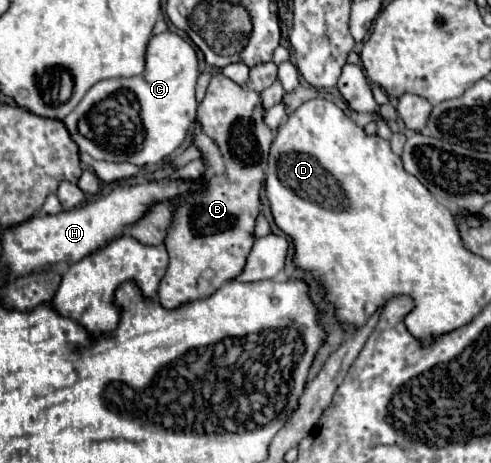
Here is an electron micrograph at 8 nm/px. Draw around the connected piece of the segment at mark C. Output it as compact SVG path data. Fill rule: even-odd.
M166 30L162 34L156 34L150 38L148 52L146 52L146 70L140 76L132 78L110 78L96 82L86 96L80 100L80 104L64 118L64 124L72 136L72 140L78 144L80 152L90 154L94 160L108 160L108 162L130 162L136 166L148 166L148 164L162 164L186 138L194 118L196 118L196 50L192 44L188 44L182 36ZM78 124L88 126L84 134L80 134Z

